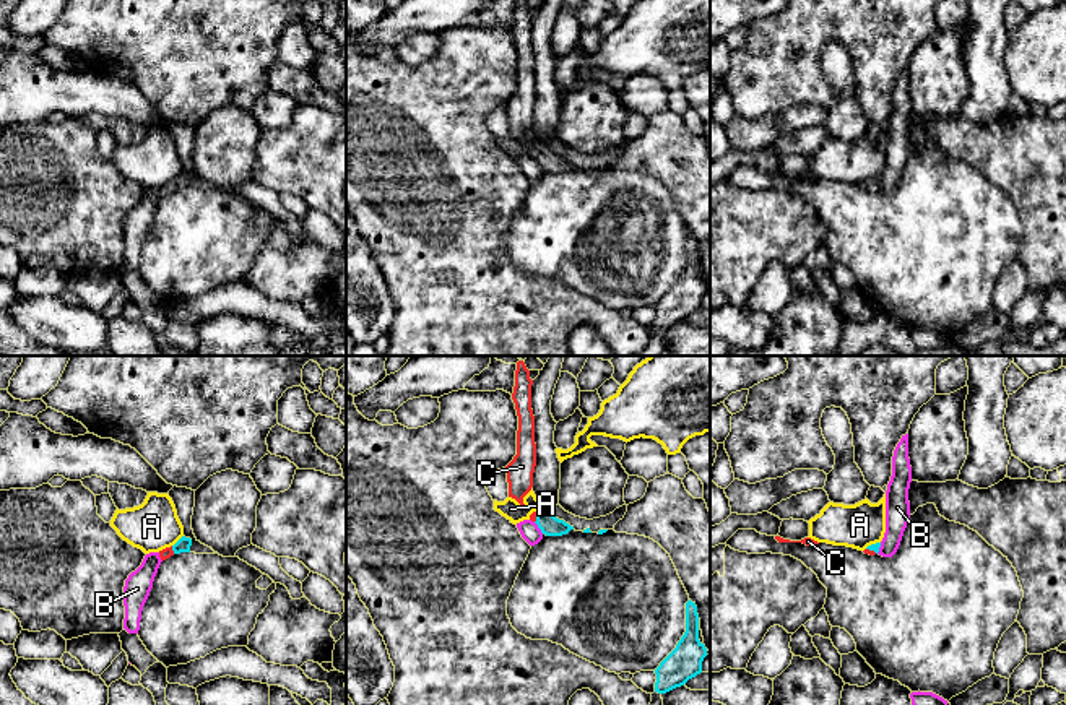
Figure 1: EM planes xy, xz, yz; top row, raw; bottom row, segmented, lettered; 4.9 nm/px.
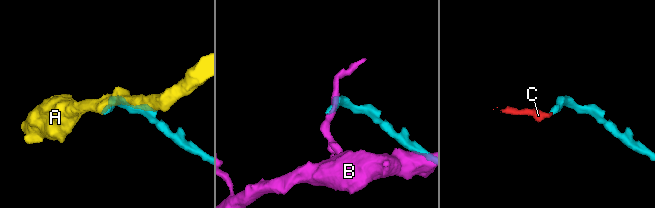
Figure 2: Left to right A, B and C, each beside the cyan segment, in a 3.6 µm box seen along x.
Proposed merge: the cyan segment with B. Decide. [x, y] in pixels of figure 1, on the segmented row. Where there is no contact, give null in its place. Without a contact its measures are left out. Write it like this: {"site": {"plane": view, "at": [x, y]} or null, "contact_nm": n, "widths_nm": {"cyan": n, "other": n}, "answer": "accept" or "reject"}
{"site": {"plane": "xz", "at": [538, 527]}, "contact_nm": 80, "widths_nm": {"cyan": 100, "other": 90}, "answer": "reject"}

